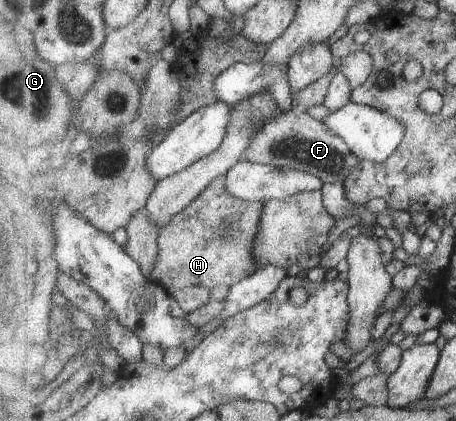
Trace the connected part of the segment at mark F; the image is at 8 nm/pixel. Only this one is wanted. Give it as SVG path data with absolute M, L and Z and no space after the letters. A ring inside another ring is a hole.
M340 67L334 70L330 69L324 77L320 77L318 81L315 81L312 85L308 85L306 89L293 93L293 108L289 112L284 113L284 115L280 115L278 119L274 119L272 123L266 123L264 129L253 136L252 143L246 151L246 161L274 165L274 167L280 169L304 171L316 175L316 177L322 179L323 183L332 184L339 182L344 184L346 179L350 177L350 173L352 173L354 169L358 169L358 163L360 163L359 157L352 153L352 149L350 149L350 146L342 137L338 137L338 135L334 135L334 133L330 131L330 127L328 127L326 123L314 119L314 117L308 113L309 108L323 104L326 101L331 79L339 70Z

